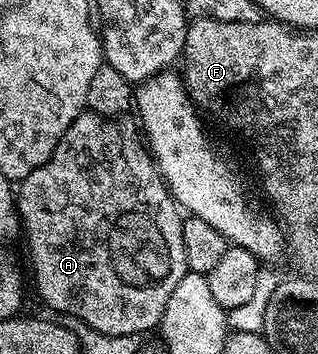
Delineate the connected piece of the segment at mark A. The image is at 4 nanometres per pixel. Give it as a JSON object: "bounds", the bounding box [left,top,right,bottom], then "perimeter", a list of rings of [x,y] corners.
{"bounds":[17,110,187,336],"perimeter":[[[84,110],[65,130],[61,142],[53,150],[53,154],[33,174],[29,174],[17,184],[17,207],[21,221],[22,231],[27,236],[27,248],[31,251],[31,268],[35,271],[35,288],[39,296],[55,312],[63,316],[72,316],[80,320],[80,325],[97,330],[106,336],[134,336],[139,332],[147,332],[160,327],[160,320],[170,295],[176,289],[178,282],[187,274],[187,262],[185,260],[185,238],[181,238],[184,217],[181,209],[175,203],[167,181],[163,179],[152,153],[145,147],[144,137],[137,127],[134,119],[116,118],[113,116],[98,116],[96,112]]]}

